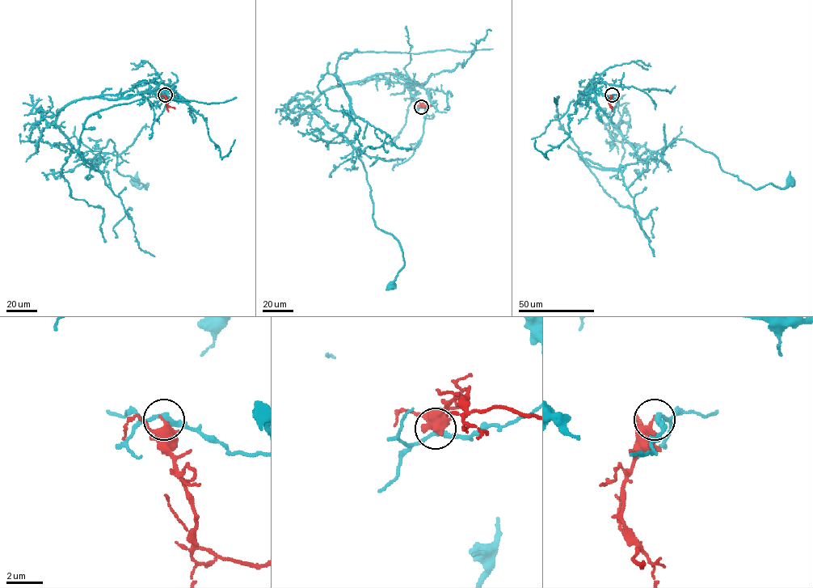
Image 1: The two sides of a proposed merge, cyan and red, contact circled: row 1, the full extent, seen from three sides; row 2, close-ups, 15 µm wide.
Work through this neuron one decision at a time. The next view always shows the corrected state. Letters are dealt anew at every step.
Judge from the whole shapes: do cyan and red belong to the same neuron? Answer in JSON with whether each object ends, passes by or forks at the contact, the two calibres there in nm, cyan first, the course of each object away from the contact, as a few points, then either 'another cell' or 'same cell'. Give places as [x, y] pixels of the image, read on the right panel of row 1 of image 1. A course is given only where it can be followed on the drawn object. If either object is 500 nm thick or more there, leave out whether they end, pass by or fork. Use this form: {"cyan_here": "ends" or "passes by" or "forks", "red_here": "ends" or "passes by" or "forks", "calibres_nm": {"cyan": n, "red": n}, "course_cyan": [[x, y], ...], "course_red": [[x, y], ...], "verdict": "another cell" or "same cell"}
{"cyan_here": "passes by", "red_here": "ends", "calibres_nm": {"cyan": 280, "red": 360}, "course_cyan": [[612, 95], [578, 95], [604, 112], [638, 159], [685, 139], [755, 188], [789, 182]], "course_red": [[612, 95], [609, 100], [612, 108]], "verdict": "another cell"}

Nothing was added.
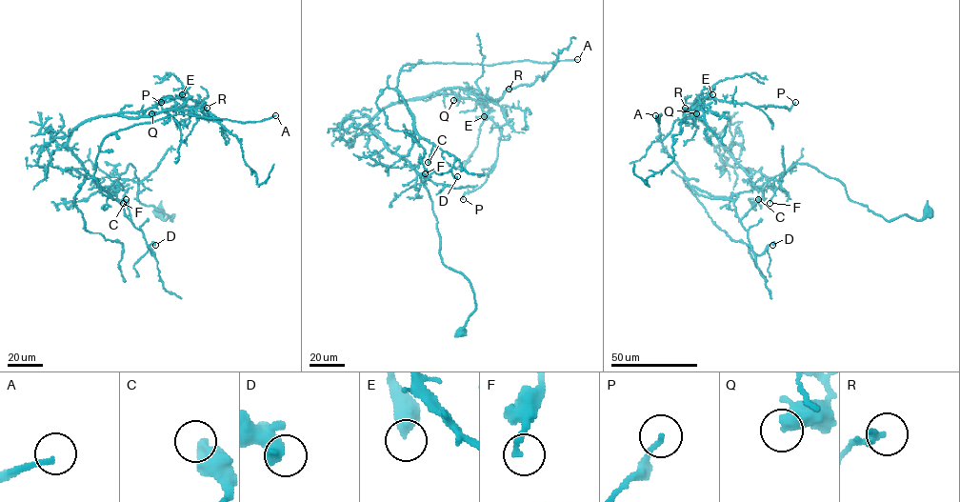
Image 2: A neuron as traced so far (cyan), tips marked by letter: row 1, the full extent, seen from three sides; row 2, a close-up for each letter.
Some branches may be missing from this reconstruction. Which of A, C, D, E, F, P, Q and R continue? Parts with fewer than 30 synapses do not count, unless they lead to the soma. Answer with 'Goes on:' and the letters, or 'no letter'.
Goes on: A, E

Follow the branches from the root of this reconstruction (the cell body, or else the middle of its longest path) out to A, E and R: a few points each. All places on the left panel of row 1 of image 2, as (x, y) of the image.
A: (157, 213), (173, 216), (139, 201), (130, 163), (112, 198), (98, 185), (107, 136), (275, 115)
E: (157, 213), (173, 216), (139, 201), (130, 163), (99, 187), (68, 140), (86, 121), (182, 94)
R: (157, 213), (173, 216), (139, 201), (130, 163), (99, 187), (69, 147), (70, 134), (106, 115), (207, 108)

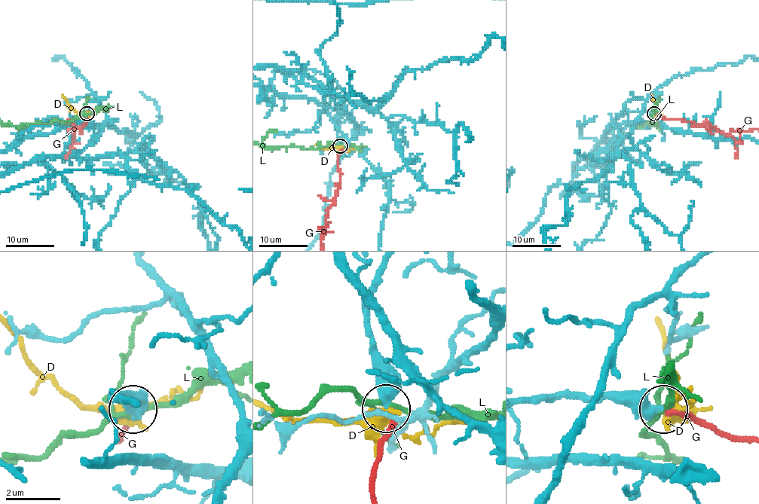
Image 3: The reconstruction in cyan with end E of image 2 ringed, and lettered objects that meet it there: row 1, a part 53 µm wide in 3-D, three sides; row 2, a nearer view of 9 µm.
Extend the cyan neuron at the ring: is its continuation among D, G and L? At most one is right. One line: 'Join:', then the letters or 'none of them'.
Join: G

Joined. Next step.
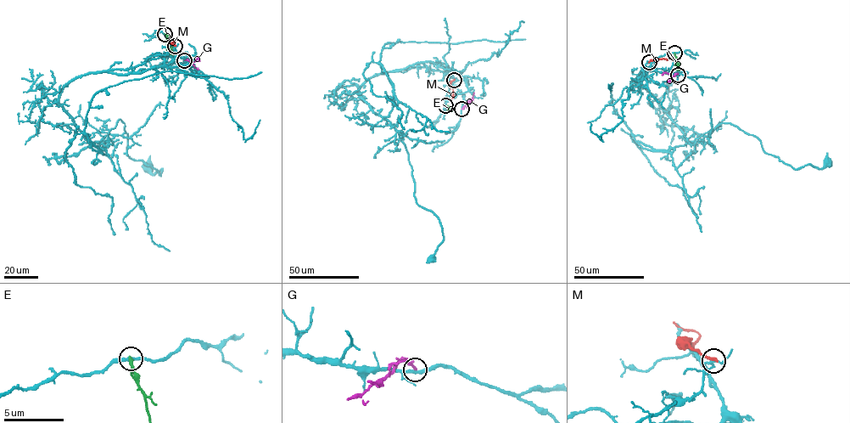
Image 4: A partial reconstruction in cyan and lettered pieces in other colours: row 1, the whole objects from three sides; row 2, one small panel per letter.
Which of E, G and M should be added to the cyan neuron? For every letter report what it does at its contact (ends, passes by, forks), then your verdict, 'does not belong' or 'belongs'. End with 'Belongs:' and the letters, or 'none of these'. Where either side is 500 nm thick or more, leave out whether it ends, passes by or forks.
E: it ends; does not belong
G: it ends; does not belong
M: it ends; does not belong
Belongs: none of these

